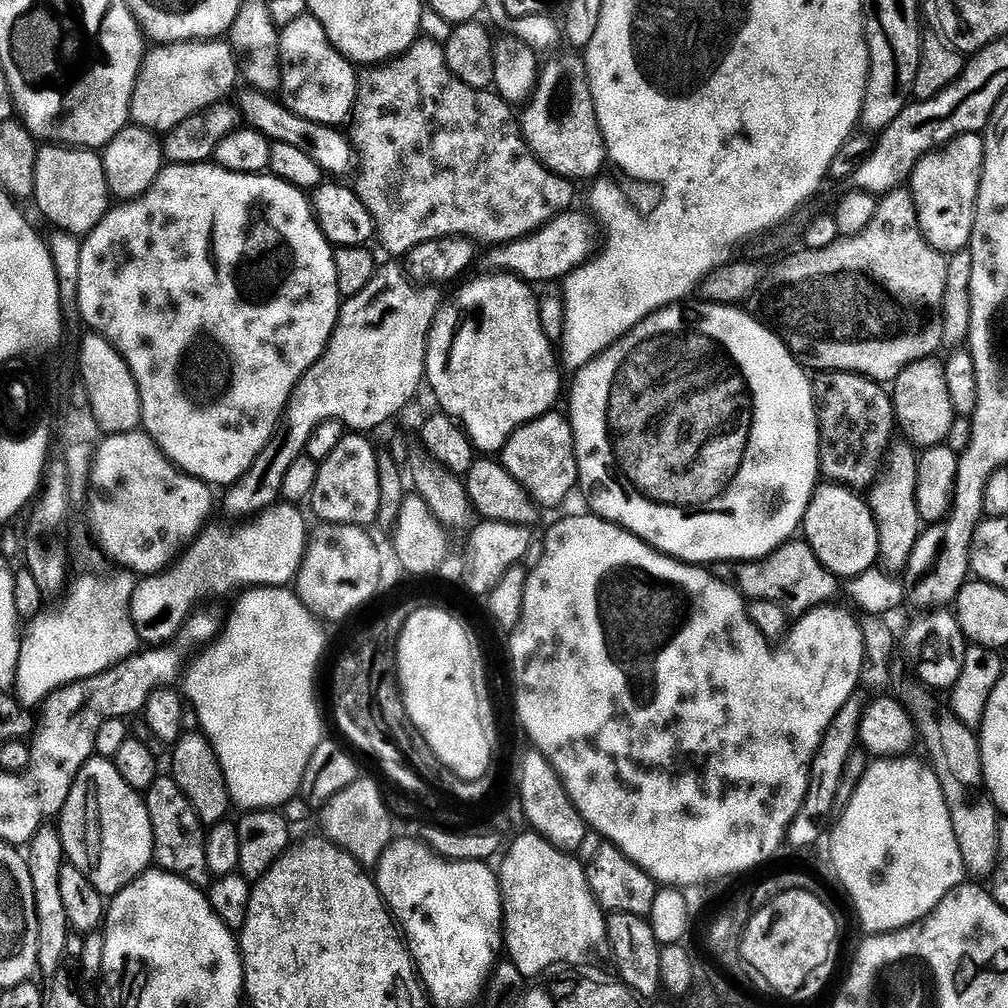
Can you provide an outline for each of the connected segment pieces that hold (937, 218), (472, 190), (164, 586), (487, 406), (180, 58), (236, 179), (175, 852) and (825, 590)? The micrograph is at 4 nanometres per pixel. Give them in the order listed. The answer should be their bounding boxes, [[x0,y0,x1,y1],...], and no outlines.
[[910,132,984,254],[350,38,573,257],[132,502,310,646],[427,274,561,454],[130,39,238,134],[74,162,342,486],[146,774,210,886],[734,538,838,618]]

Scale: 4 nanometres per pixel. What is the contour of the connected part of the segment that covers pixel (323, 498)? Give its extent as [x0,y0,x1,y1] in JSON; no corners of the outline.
[310,434,382,526]

